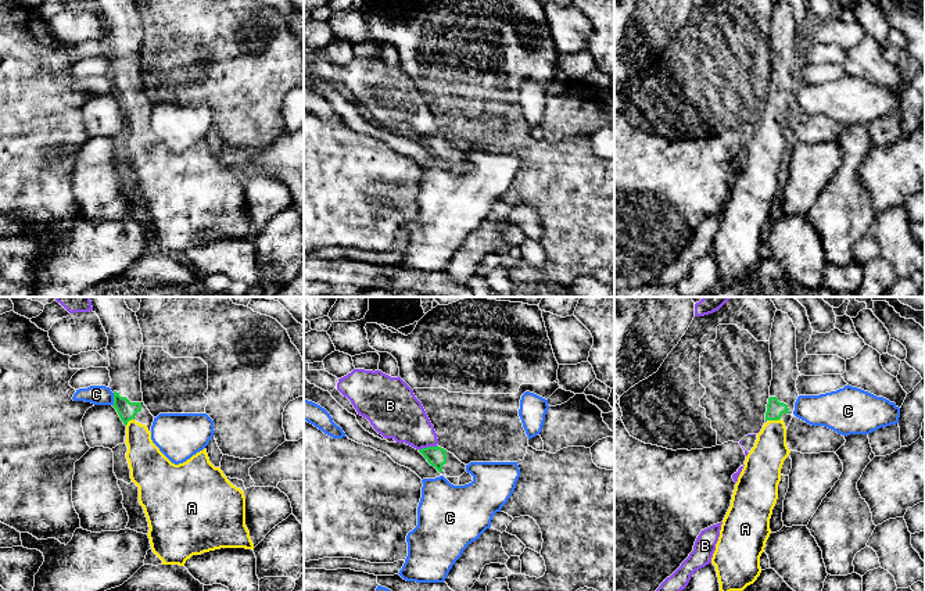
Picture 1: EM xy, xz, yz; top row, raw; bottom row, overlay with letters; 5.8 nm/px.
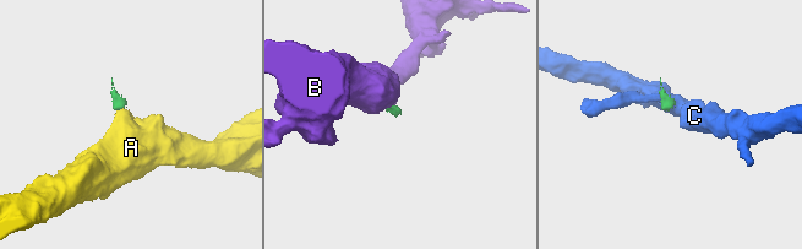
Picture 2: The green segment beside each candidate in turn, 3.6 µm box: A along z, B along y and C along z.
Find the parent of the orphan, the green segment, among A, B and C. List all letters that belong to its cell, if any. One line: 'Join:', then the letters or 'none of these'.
Join: A

